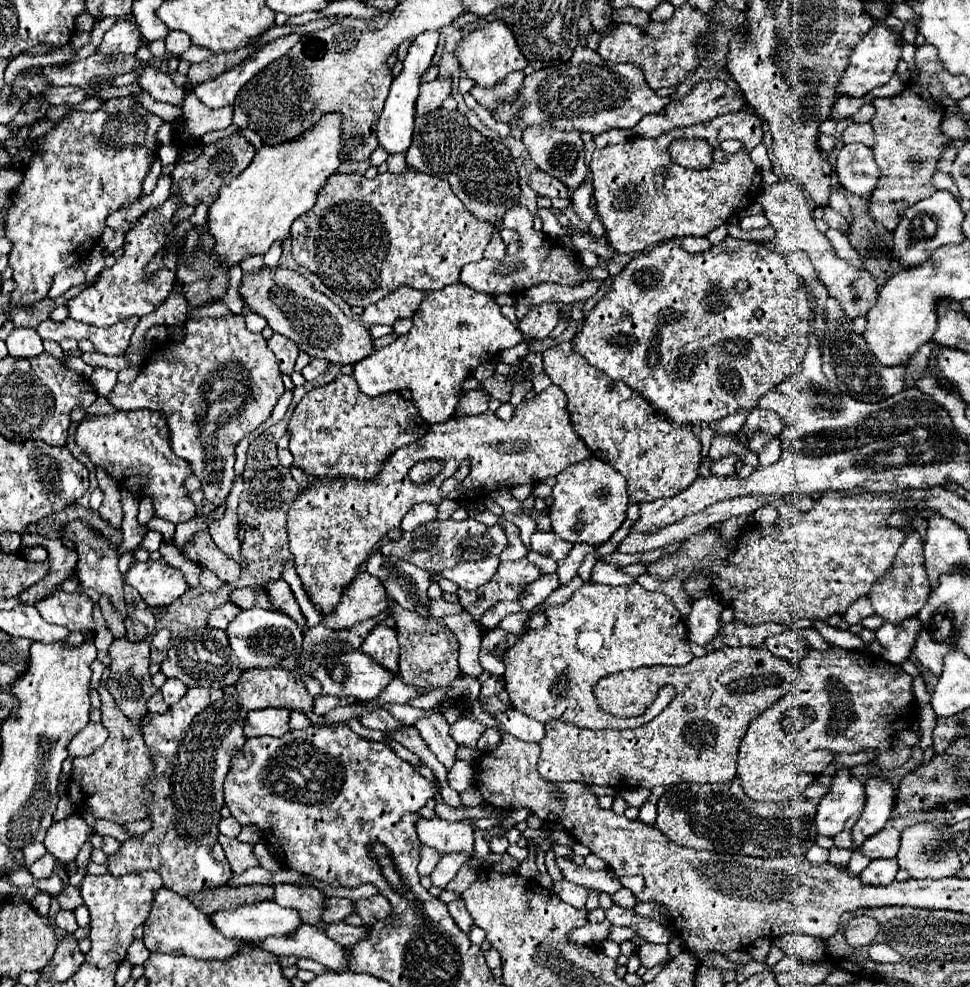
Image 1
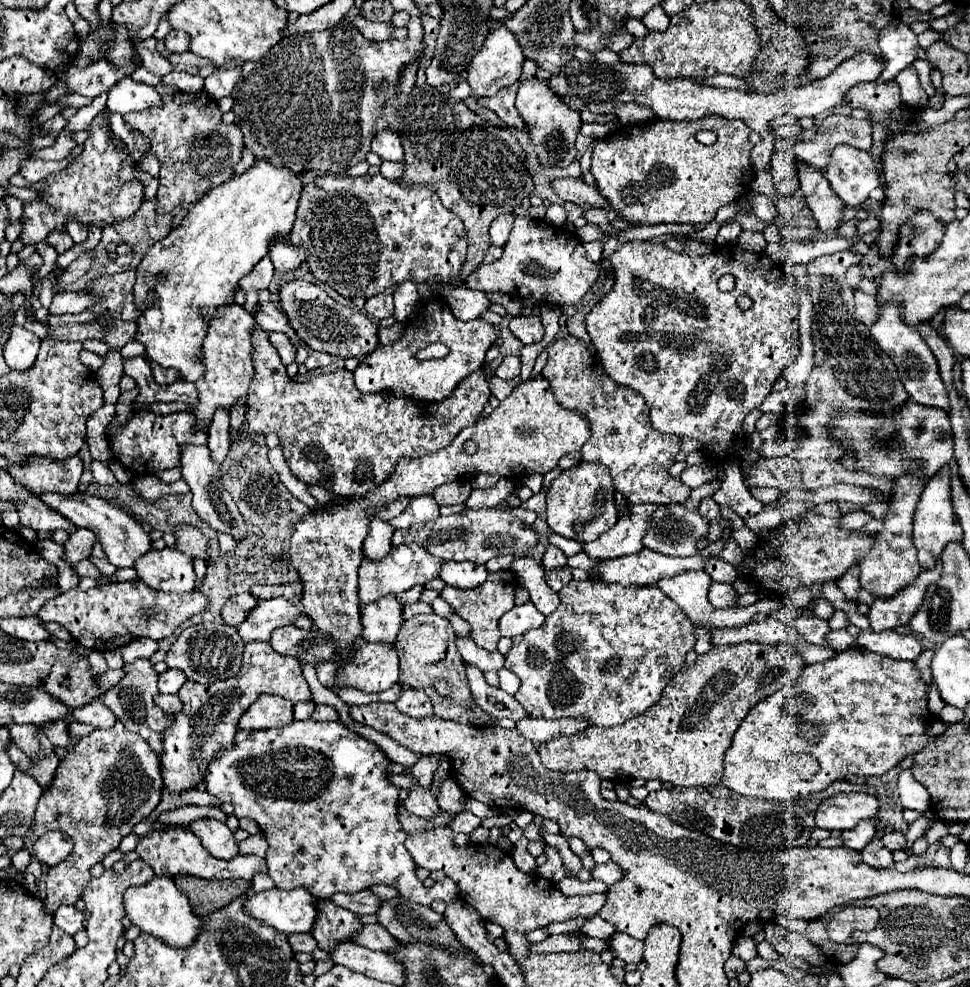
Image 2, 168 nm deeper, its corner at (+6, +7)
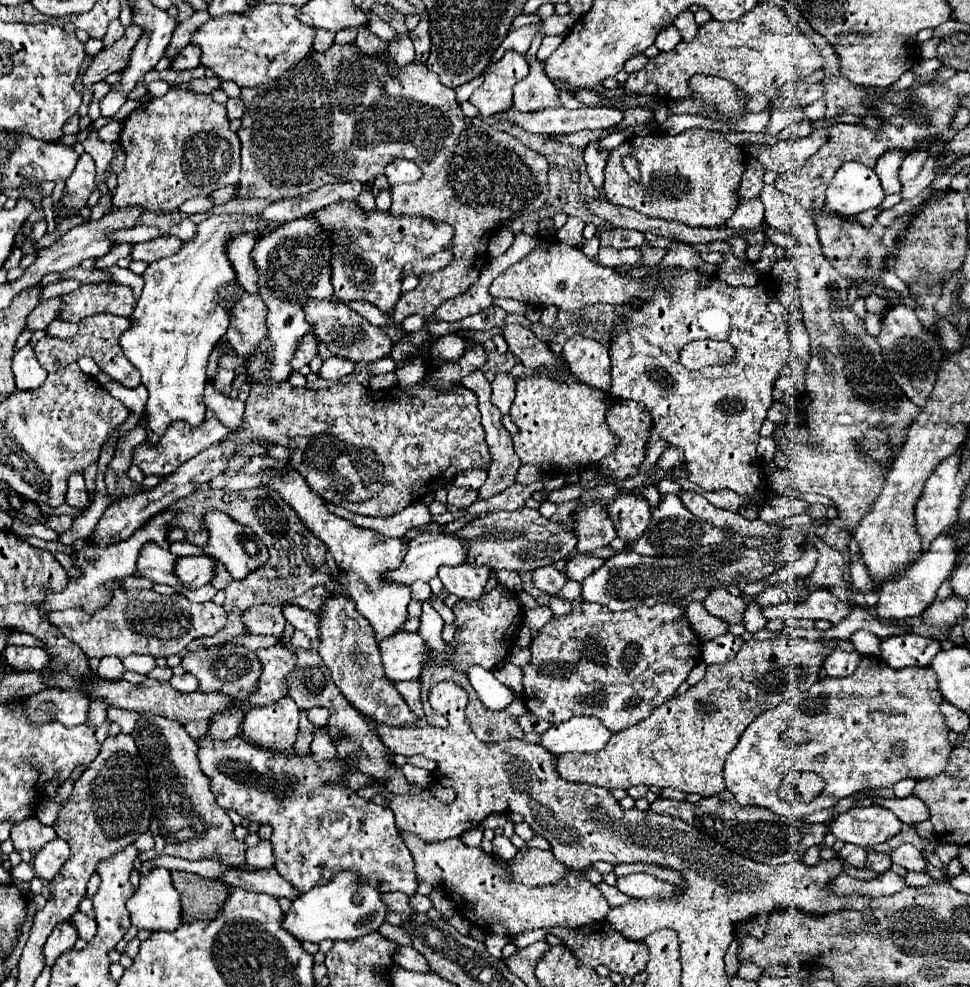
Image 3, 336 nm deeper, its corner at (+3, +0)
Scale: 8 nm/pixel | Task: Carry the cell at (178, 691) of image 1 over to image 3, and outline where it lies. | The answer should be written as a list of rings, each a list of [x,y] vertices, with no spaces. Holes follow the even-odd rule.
[[[190,673],[174,675],[174,677],[170,679],[170,683],[172,683],[172,687],[174,687],[174,689],[178,689],[178,691],[182,691],[182,693],[192,693],[192,691],[196,691],[196,689],[198,689],[196,677],[194,677],[194,675],[190,675]]]

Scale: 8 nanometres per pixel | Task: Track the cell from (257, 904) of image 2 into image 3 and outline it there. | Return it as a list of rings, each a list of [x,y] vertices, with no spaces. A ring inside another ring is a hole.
[[[340,871],[332,881],[318,885],[302,893],[284,915],[282,927],[290,931],[298,941],[320,943],[324,939],[332,941],[352,941],[362,935],[376,931],[386,921],[386,907],[382,903],[382,893],[376,887],[360,881],[356,871]]]

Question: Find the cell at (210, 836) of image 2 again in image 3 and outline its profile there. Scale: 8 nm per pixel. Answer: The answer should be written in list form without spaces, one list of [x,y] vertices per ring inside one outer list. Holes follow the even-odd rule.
[[[144,713],[132,737],[148,767],[152,793],[150,833],[156,837],[154,849],[140,853],[140,861],[150,861],[160,855],[174,855],[188,861],[216,859],[228,865],[244,863],[244,853],[248,847],[244,841],[234,837],[234,823],[228,813],[218,807],[210,791],[210,779],[202,773],[196,757],[198,745],[184,731],[184,727],[166,717]]]

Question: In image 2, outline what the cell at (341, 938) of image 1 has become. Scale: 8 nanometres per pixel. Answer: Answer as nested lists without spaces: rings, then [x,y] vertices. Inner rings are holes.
[[[365,924],[361,932],[355,932],[351,936],[351,940],[371,950],[393,950],[399,946],[397,940],[389,936],[389,932],[381,924]]]

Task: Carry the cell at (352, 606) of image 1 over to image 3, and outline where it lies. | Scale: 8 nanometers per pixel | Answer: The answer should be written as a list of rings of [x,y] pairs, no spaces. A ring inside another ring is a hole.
[[[420,533],[408,545],[402,565],[386,573],[396,583],[428,581],[436,577],[440,565],[460,565],[466,561],[466,541],[452,533]]]

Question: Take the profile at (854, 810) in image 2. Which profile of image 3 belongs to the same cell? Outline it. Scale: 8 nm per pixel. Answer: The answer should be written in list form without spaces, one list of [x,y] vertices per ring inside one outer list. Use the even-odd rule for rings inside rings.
[[[852,807],[848,813],[838,815],[832,825],[830,833],[844,841],[858,847],[874,847],[890,837],[898,835],[902,829],[902,821],[884,807]]]

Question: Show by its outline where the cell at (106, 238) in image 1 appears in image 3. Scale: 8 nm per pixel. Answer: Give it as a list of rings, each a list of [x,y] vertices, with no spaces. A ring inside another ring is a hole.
[[[58,297],[42,301],[42,303],[28,315],[26,329],[28,329],[28,331],[40,331],[40,329],[46,329],[48,323],[56,317],[56,311],[58,311],[58,309],[60,309],[60,299],[58,299]]]

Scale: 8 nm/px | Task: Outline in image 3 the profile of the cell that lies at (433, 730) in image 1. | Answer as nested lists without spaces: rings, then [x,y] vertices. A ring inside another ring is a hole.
[[[404,681],[404,683],[396,683],[396,689],[400,691],[400,695],[402,695],[404,701],[408,703],[408,707],[410,707],[418,717],[424,717],[424,711],[422,711],[422,699],[420,699],[420,681]]]

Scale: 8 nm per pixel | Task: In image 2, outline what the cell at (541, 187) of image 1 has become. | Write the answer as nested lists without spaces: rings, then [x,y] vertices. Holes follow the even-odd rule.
[[[555,178],[551,186],[555,194],[565,202],[573,202],[577,206],[607,208],[607,200],[599,194],[599,190],[595,186],[587,186],[579,178]]]

